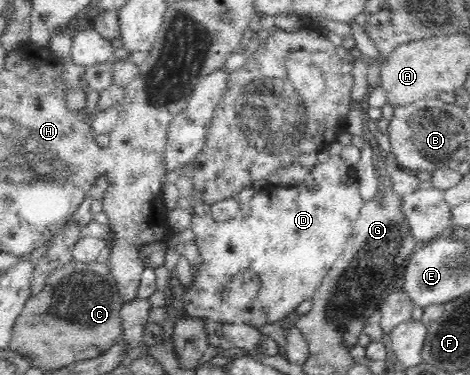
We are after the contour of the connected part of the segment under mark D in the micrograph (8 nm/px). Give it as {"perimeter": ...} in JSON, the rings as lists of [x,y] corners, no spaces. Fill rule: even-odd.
{"perimeter":[[[330,156],[323,164],[316,166],[318,175],[298,187],[281,189],[267,185],[257,186],[257,193],[242,205],[241,212],[229,221],[217,222],[211,219],[210,204],[200,199],[193,202],[195,212],[189,226],[194,236],[203,266],[194,274],[194,283],[184,289],[180,307],[191,318],[211,318],[218,322],[247,322],[259,327],[265,323],[281,322],[305,299],[312,299],[315,290],[323,283],[323,278],[343,255],[347,247],[352,223],[362,207],[364,200],[359,196],[358,177],[351,171],[342,156]],[[251,271],[259,280],[255,297],[239,307],[230,294],[231,279],[237,273]]]}

